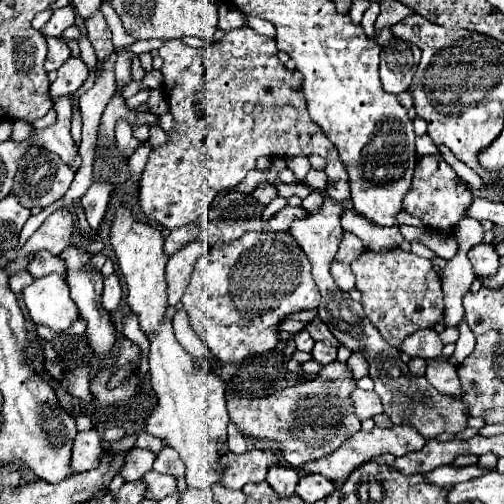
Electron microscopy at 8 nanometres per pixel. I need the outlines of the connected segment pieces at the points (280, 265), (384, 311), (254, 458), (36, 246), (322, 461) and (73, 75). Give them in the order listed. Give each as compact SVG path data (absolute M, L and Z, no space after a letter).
M246 233L230 245L208 245L196 261L190 285L182 305L190 315L192 329L205 341L210 352L221 362L240 362L250 355L272 351L278 345L278 323L296 311L314 309L320 293L312 279L312 265L290 233Z
M364 251L350 267L356 275L356 289L362 293L360 303L366 317L392 347L398 349L404 337L442 323L444 301L440 275L434 271L432 261L422 259L412 251Z
M250 451L244 455L234 455L228 453L224 455L220 461L226 465L224 475L222 475L222 483L232 487L232 489L242 489L248 481L264 481L268 467L274 463L280 463L280 453L278 451Z
M62 207L62 209L54 211L40 225L40 229L26 241L26 245L22 247L22 251L18 253L18 257L4 267L4 271L6 273L16 273L20 269L26 269L30 255L34 251L40 251L40 249L46 249L52 255L60 255L64 251L64 247L70 245L74 221L76 221L74 213L68 207Z
M394 425L390 429L382 429L382 427L374 427L372 431L358 431L354 433L348 441L344 441L334 453L330 453L328 457L320 457L316 461L308 461L300 467L300 473L302 475L312 475L312 473L320 473L324 477L328 477L328 481L332 483L342 483L346 481L346 477L356 469L360 467L362 463L370 461L372 457L378 457L378 455L384 455L384 453L390 453L390 455L404 455L404 453L410 453L410 451L416 451L416 449L422 449L426 443L426 439L416 433L416 429L412 429L410 425Z
M68 59L60 69L56 81L50 85L50 99L52 103L64 95L74 95L84 81L88 79L88 67L84 65L82 59Z

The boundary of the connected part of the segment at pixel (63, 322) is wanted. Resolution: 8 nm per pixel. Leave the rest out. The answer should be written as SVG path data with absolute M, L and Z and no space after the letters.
M58 273L34 279L22 291L22 297L32 321L38 325L48 325L58 333L62 333L78 319L78 309L70 299L66 279Z

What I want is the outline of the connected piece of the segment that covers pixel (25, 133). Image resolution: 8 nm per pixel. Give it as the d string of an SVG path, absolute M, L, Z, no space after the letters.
M16 119L16 121L12 121L12 125L14 125L14 131L12 131L12 139L14 141L24 141L24 139L28 139L28 137L34 135L32 125L28 125L26 121Z

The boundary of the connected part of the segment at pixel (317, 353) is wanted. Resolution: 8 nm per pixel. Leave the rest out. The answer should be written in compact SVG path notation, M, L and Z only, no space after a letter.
M316 343L314 349L312 349L312 355L314 355L314 361L322 363L322 365L328 365L336 359L336 353L338 353L338 347L332 347L332 345L324 345L324 343Z

